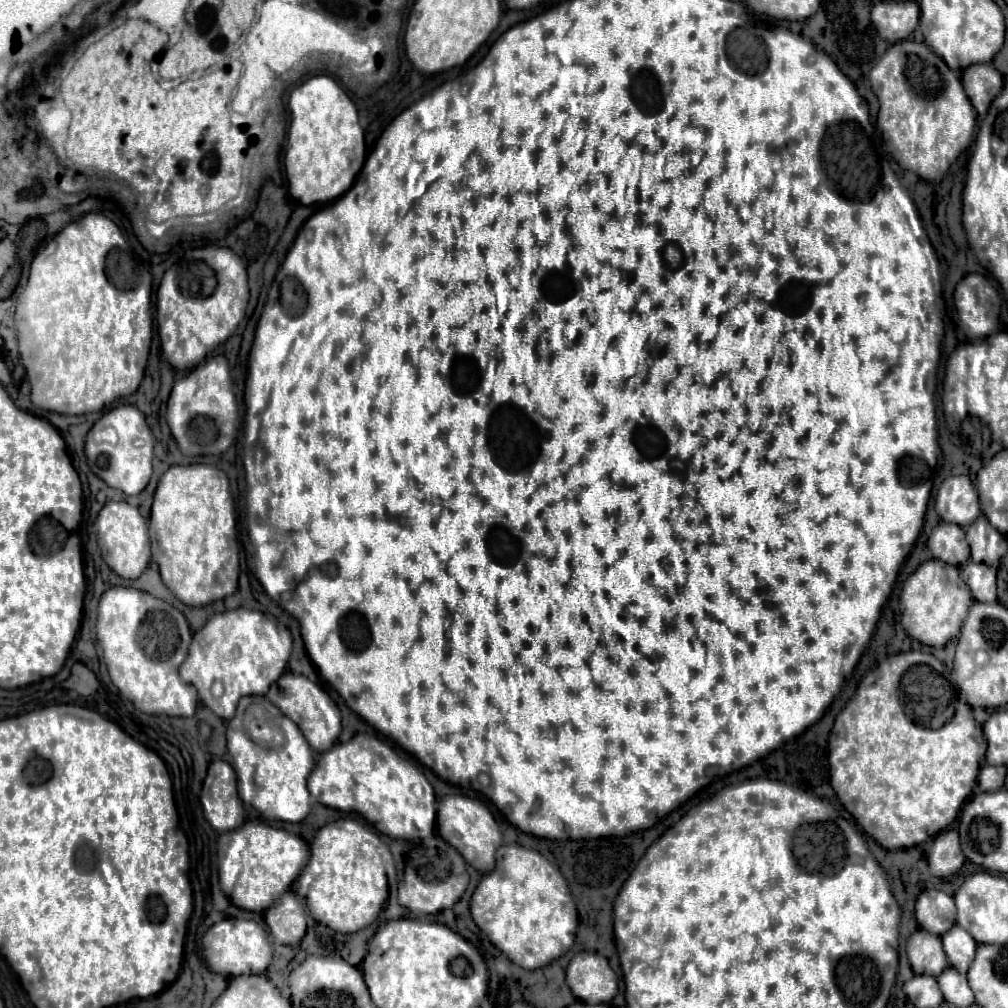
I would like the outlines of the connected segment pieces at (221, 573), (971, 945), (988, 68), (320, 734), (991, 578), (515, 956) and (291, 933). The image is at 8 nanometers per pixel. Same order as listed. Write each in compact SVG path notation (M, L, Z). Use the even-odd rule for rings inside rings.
M202 463L170 467L154 493L149 520L152 561L158 563L164 585L182 603L200 607L236 591L236 515L224 471Z
M954 925L950 933L942 935L942 945L948 955L950 965L964 975L974 959L978 943L970 937L970 933L966 933L966 929L962 929L960 925Z
M978 63L978 65L970 65L962 73L962 85L964 85L966 95L970 97L974 109L978 111L978 115L986 117L994 95L998 95L1002 91L1004 79L1002 79L1000 71L996 71L992 65ZM994 83L996 83L996 91L994 91Z
M286 671L272 687L270 691L266 693L266 699L272 701L286 717L290 717L298 727L300 731L304 733L306 741L310 743L310 747L318 753L330 749L340 731L342 731L342 725L340 725L340 711L338 707L334 705L334 701L330 699L330 695L320 689L316 683L312 683L308 677L304 675L296 675L296 673L290 673Z
M968 561L960 569L962 581L972 591L972 597L982 603L994 603L996 601L996 571L984 563L972 563Z
M522 845L497 849L496 866L476 887L470 911L478 929L522 969L538 969L564 955L578 929L578 911L560 869Z
M284 893L268 911L266 925L278 945L298 947L306 933L306 913L302 901L292 893Z

